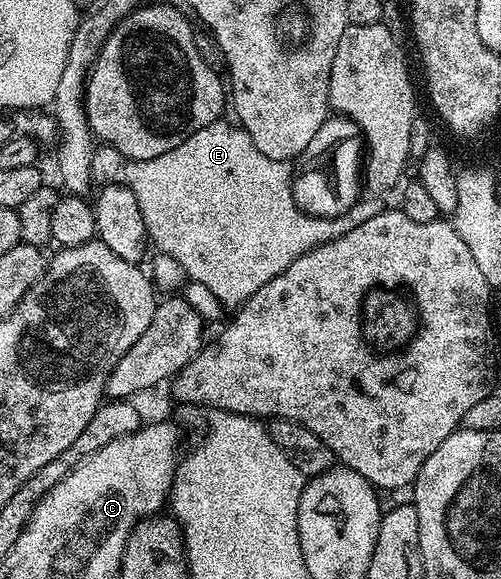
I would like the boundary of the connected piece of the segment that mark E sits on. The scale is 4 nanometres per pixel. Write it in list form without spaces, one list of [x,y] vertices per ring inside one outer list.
[[[220,119],[215,124],[204,126],[204,130],[196,130],[196,134],[184,138],[176,150],[168,150],[168,154],[129,161],[125,165],[124,180],[130,185],[132,194],[136,194],[136,202],[140,202],[147,237],[153,243],[155,240],[163,253],[176,259],[191,281],[194,279],[203,284],[219,300],[215,300],[219,305],[240,306],[249,296],[256,294],[264,282],[272,282],[272,278],[292,266],[296,258],[320,244],[348,234],[348,230],[356,230],[360,222],[376,218],[384,208],[377,199],[360,198],[342,216],[309,216],[294,201],[296,172],[290,169],[291,161],[260,154],[256,142],[252,142],[242,127],[234,122],[226,123],[225,119]]]

